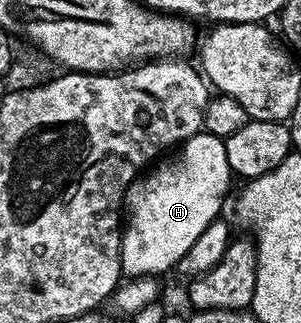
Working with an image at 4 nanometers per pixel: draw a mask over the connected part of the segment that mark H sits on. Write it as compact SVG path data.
M204 130L196 132L176 151L166 155L160 163L150 167L144 175L134 180L133 185L125 191L123 205L125 225L121 234L122 273L129 278L135 276L157 278L160 277L160 272L175 267L196 246L197 239L212 226L213 219L220 214L221 207L225 204L225 195L229 192L229 180L231 181L231 173L225 141Z

